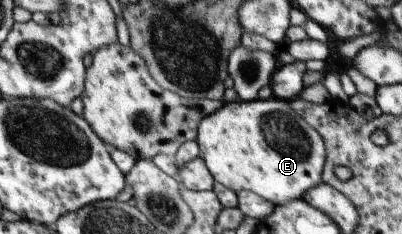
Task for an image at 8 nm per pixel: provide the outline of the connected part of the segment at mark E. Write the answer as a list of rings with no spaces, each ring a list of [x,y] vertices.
[[[271,98],[226,103],[217,112],[206,116],[197,129],[197,144],[202,152],[202,160],[215,182],[226,186],[236,194],[240,190],[254,192],[260,198],[272,202],[274,206],[288,204],[290,200],[302,200],[302,196],[322,184],[322,174],[326,162],[326,146],[316,128],[312,128],[300,114],[294,113],[290,101]]]

